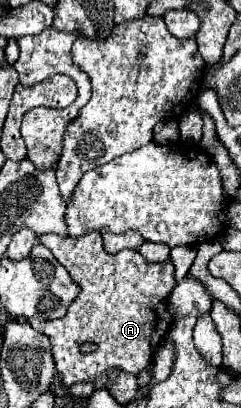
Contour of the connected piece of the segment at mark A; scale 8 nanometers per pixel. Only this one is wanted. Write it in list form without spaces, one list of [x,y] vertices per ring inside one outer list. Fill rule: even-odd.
[[[97,231],[83,237],[49,233],[41,235],[39,243],[53,251],[55,259],[81,287],[79,295],[69,305],[67,315],[55,321],[45,321],[43,325],[43,335],[51,339],[51,353],[63,385],[95,383],[95,389],[103,389],[111,369],[121,369],[133,375],[149,369],[159,343],[167,337],[173,321],[167,307],[167,299],[177,285],[173,263],[169,259],[149,263],[139,251],[131,249],[111,255],[103,249],[103,239]],[[87,341],[97,343],[97,349],[95,353],[83,355],[79,347]]]

